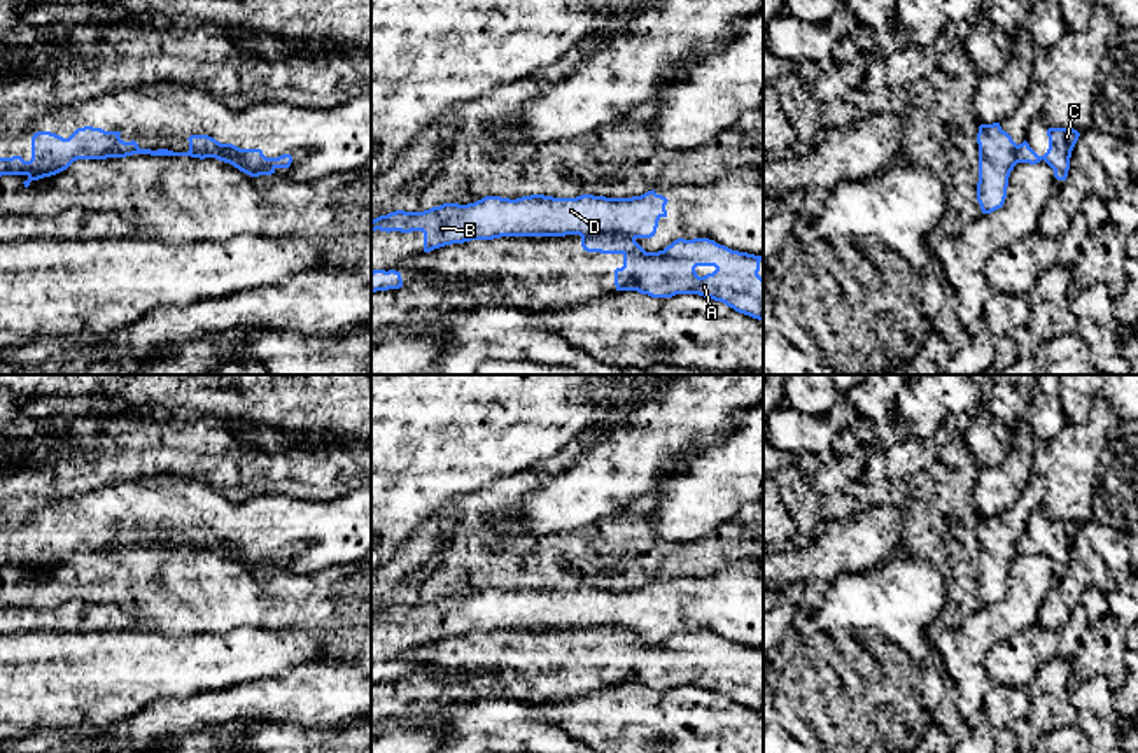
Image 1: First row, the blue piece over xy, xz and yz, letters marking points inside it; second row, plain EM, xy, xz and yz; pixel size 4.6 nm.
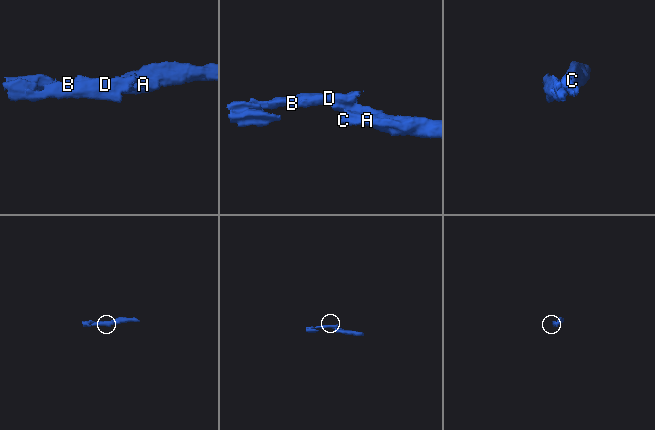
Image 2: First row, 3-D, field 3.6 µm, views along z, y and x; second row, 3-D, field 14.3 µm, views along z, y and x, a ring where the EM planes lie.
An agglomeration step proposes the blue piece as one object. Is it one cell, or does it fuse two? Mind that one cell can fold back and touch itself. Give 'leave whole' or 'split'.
split

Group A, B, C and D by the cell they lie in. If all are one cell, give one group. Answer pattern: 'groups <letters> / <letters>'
groups A C / B D

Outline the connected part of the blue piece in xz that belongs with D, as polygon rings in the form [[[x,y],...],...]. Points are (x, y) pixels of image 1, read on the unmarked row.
[[[655,581],[632,590],[606,590],[581,587],[576,590],[553,590],[530,587],[516,592],[501,588],[485,588],[474,595],[443,595],[424,604],[396,602],[371,613],[371,623],[422,623],[424,644],[464,636],[471,632],[494,632],[501,629],[565,629],[565,627],[625,627],[629,630],[651,630],[657,625],[658,613],[667,609],[667,590]]]

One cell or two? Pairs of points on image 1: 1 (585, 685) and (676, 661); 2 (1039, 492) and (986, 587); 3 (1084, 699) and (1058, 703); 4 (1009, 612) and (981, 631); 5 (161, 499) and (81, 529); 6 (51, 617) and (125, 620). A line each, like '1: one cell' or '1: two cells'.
1: one cell
2: one cell
3: two cells
4: one cell
5: one cell
6: one cell

